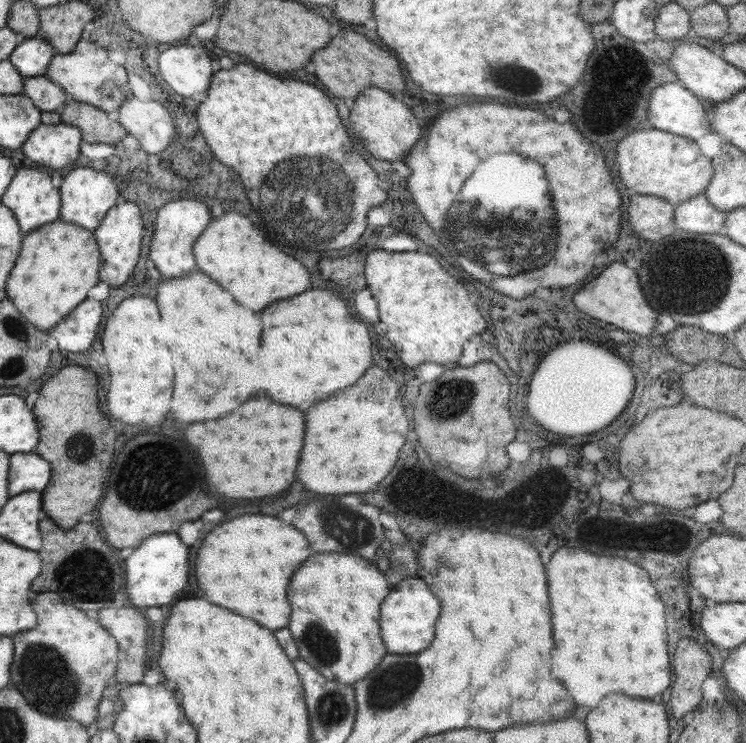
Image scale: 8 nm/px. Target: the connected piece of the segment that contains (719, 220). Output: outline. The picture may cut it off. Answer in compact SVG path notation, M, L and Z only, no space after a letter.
M703 194L681 201L673 209L676 228L695 234L723 235L726 213L715 210Z

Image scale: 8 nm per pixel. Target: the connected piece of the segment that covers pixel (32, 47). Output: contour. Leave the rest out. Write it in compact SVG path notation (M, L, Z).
M36 36L21 39L7 59L22 78L42 77L54 53L51 45Z

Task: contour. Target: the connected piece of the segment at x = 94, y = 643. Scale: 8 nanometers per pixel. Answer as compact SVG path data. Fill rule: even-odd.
M53 592L39 594L31 602L31 608L37 614L35 628L13 636L13 686L39 712L59 716L63 720L75 720L87 727L97 716L97 705L103 690L113 681L117 666L117 642L95 620L89 620L81 610L63 604Z

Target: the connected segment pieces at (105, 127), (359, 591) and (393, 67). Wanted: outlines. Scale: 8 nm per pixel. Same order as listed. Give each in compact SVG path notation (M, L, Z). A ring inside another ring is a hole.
M70 97L59 110L60 122L80 130L81 140L87 144L113 144L126 135L126 130L111 121L105 113Z
M343 554L309 556L287 586L293 612L286 628L295 641L298 658L323 678L352 687L387 654L377 622L379 604L391 589L384 574L367 560Z
M341 30L339 34L335 34L329 40L327 48L313 54L311 64L315 66L315 78L323 82L325 88L337 98L355 100L363 88L371 86L397 94L405 86L397 60L367 40L363 34L351 30Z

